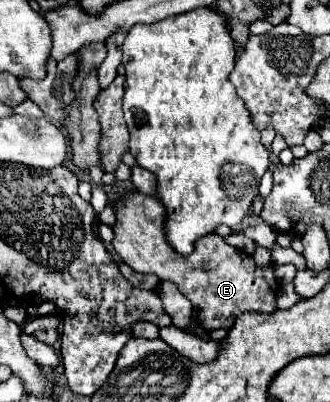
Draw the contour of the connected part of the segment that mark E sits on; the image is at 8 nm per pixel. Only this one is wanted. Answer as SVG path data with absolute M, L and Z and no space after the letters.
M141 191L123 193L115 201L115 225L113 229L113 249L117 255L139 273L153 273L161 281L173 281L179 291L199 309L197 323L203 331L229 329L235 323L235 317L253 311L253 313L271 313L275 311L277 297L277 281L273 277L273 267L265 269L253 263L253 257L227 245L219 235L207 235L197 241L197 249L189 259L179 259L167 243L165 243L165 211L157 197L145 195Z

